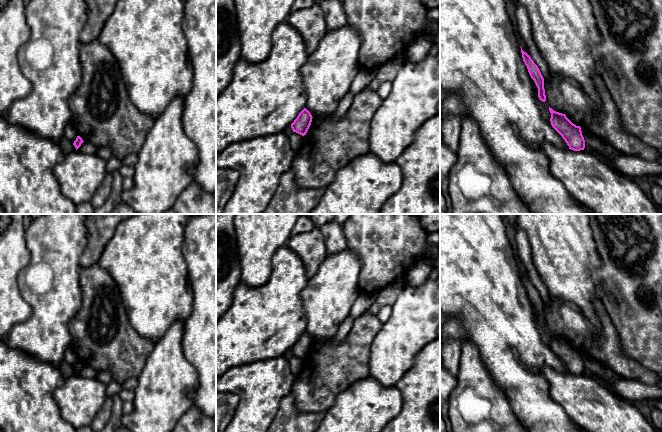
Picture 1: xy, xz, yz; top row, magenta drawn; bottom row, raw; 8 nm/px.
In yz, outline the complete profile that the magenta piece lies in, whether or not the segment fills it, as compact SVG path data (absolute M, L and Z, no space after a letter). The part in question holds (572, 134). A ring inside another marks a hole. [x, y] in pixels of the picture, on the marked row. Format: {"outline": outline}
{"outline": "M549 107L551 113L550 122L552 127L562 136L569 149L574 151L584 150L585 140L581 127L573 124L565 114L554 111Z"}

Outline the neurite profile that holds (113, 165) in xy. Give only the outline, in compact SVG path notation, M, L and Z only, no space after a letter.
M112 157L106 163L106 171L107 173L117 176L117 173L122 165L123 165L122 160L116 157Z

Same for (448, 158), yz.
M440 133L440 181L448 180L452 168L457 162L457 151L451 150L444 142Z

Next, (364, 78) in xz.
M361 69L358 75L354 78L349 90L355 96L359 92L361 92L363 89L367 88L367 86L374 79L375 74L376 72Z

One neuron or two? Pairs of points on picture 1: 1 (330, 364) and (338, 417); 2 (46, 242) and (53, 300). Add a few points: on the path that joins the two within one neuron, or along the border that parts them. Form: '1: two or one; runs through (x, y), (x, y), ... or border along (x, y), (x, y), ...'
1: two; border along (352, 384), (336, 397), (334, 403), (325, 412)
2: one; runs through (60, 256), (61, 286)

